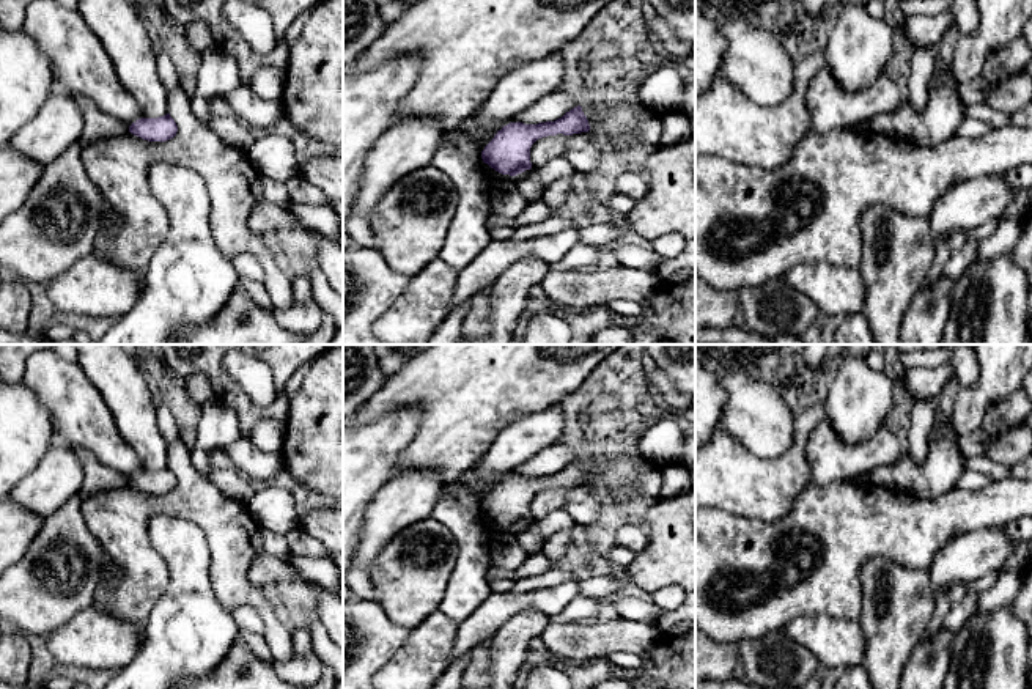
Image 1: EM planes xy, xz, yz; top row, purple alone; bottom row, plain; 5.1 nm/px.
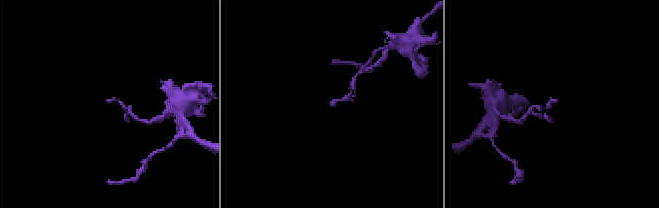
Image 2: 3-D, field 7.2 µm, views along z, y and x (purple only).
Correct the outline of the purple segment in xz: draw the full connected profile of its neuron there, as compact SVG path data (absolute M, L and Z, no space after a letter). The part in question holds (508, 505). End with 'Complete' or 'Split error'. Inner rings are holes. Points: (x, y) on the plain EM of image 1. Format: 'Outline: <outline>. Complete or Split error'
Outline: M577 458L555 473L538 477L510 475L503 478L481 503L481 511L502 527L516 529L532 521L530 500L547 488L588 485L590 477Z. Complete

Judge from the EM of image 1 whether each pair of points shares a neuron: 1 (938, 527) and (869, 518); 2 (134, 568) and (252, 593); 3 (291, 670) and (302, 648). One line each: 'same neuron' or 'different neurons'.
1: same neuron
2: same neuron
3: different neurons

